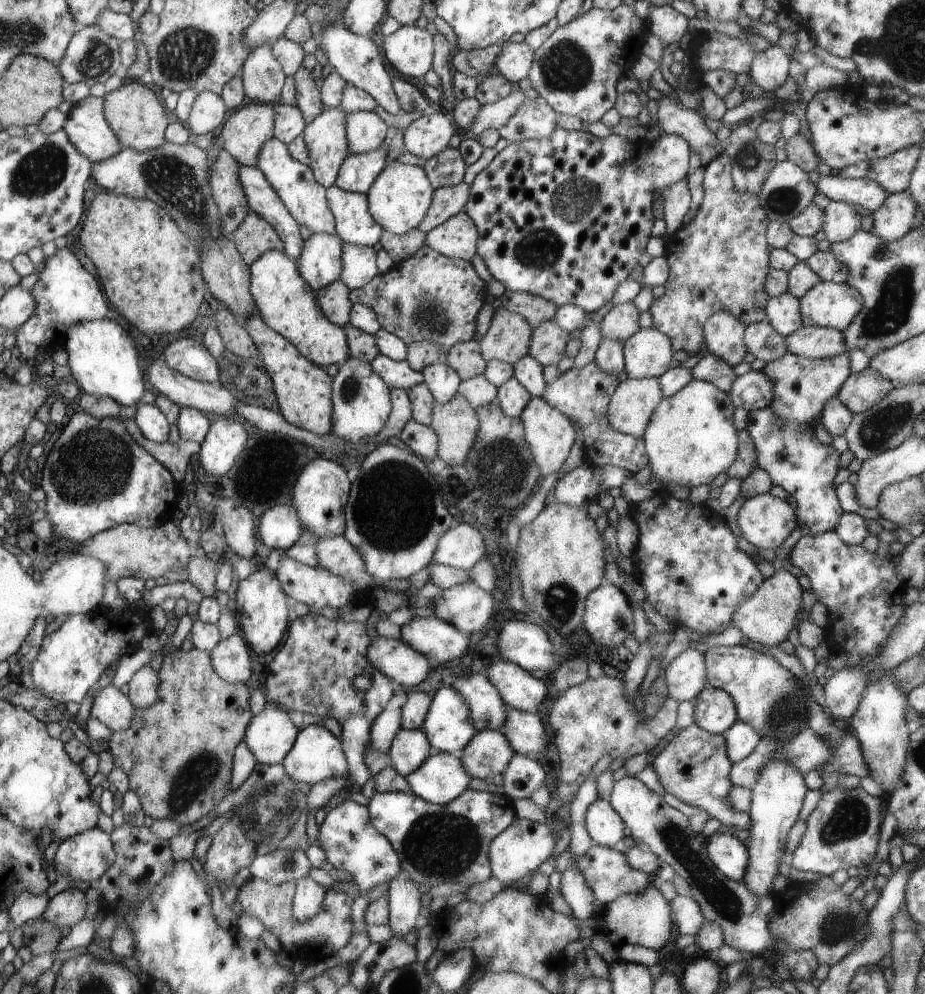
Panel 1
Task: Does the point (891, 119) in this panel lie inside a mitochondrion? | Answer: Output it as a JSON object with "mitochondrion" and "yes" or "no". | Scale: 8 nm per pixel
{"mitochondrion":"no"}

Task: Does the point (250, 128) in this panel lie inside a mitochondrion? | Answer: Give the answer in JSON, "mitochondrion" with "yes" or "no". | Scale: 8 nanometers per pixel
{"mitochondrion":"no"}

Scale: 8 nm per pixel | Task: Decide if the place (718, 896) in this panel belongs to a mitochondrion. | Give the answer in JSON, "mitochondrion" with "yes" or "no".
{"mitochondrion":"yes"}

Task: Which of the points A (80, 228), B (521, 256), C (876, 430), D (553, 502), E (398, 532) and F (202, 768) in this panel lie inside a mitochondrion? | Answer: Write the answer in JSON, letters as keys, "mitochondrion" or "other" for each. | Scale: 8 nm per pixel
{"A":"other","B":"mitochondrion","C":"mitochondrion","D":"other","E":"mitochondrion","F":"mitochondrion"}

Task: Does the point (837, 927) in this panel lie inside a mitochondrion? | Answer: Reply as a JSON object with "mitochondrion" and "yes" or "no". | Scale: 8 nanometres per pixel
{"mitochondrion":"yes"}

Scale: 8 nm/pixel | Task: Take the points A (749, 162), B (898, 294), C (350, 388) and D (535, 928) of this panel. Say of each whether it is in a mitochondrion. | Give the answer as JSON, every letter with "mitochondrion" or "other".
{"A":"mitochondrion","B":"mitochondrion","C":"mitochondrion","D":"other"}

